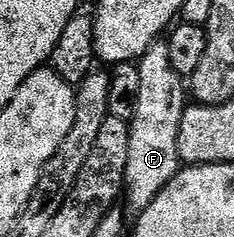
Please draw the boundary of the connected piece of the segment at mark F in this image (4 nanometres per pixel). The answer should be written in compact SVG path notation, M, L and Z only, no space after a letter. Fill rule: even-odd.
M157 41L138 61L141 84L136 112L130 120L130 157L126 157L123 198L128 198L129 212L139 213L149 207L166 189L168 182L182 169L178 153L178 129L186 106L186 83L170 65L167 42Z

